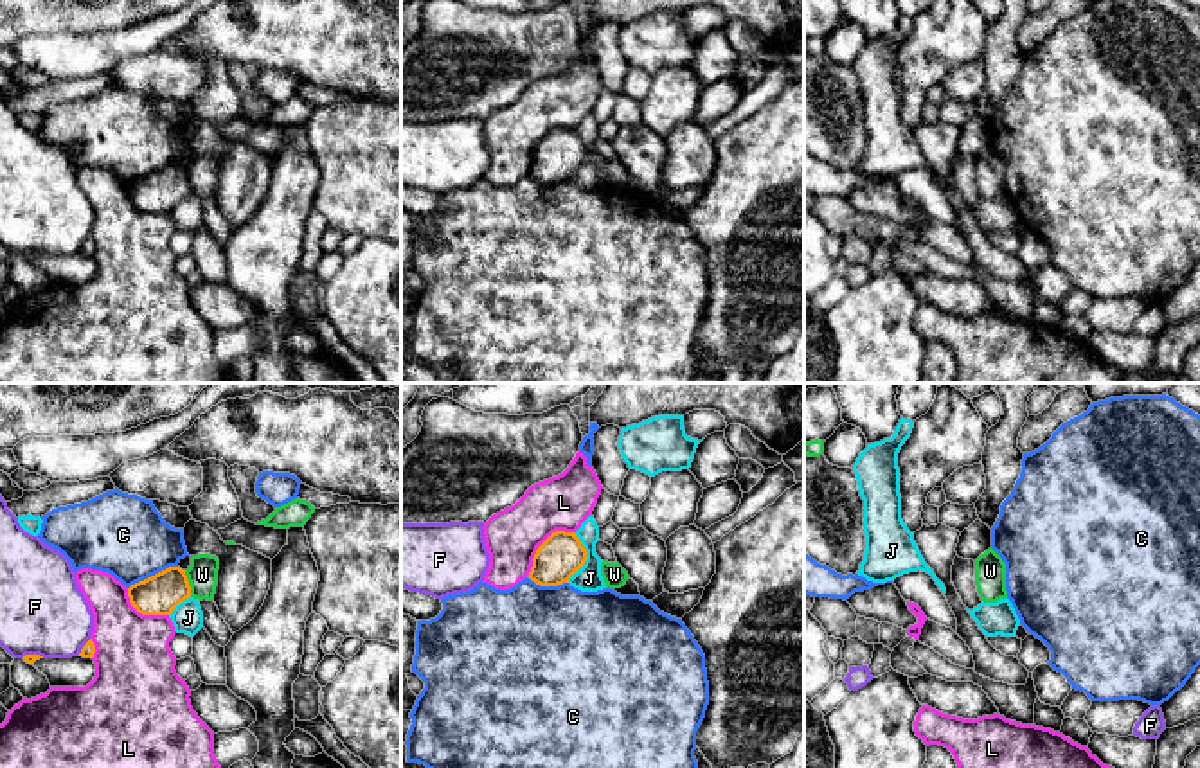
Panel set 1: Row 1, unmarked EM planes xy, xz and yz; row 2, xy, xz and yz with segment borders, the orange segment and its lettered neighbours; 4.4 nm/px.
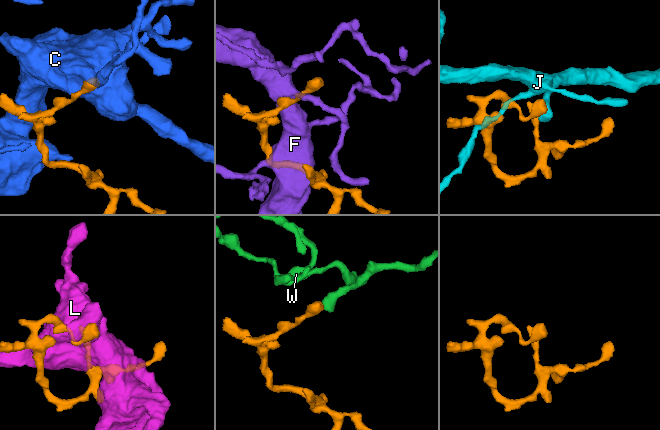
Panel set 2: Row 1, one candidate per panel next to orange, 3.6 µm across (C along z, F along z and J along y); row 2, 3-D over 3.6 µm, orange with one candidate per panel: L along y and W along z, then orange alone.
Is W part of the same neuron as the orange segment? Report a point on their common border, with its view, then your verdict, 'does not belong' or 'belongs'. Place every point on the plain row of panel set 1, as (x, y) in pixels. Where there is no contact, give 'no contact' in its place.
contact xy (188, 180); does not belong

